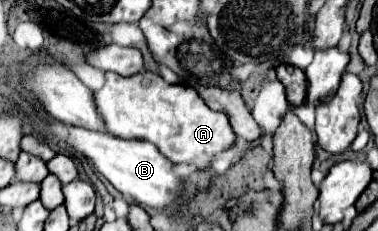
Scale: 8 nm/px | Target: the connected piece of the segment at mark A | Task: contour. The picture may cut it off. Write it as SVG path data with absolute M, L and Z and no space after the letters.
M106 45L92 51L88 55L88 63L102 71L114 71L106 73L104 87L94 93L108 133L120 139L150 141L158 145L160 153L172 163L188 163L196 169L208 169L216 155L234 145L236 133L228 117L220 111L212 111L194 87L186 87L184 83L166 83L158 73L140 73L144 69L140 49Z

